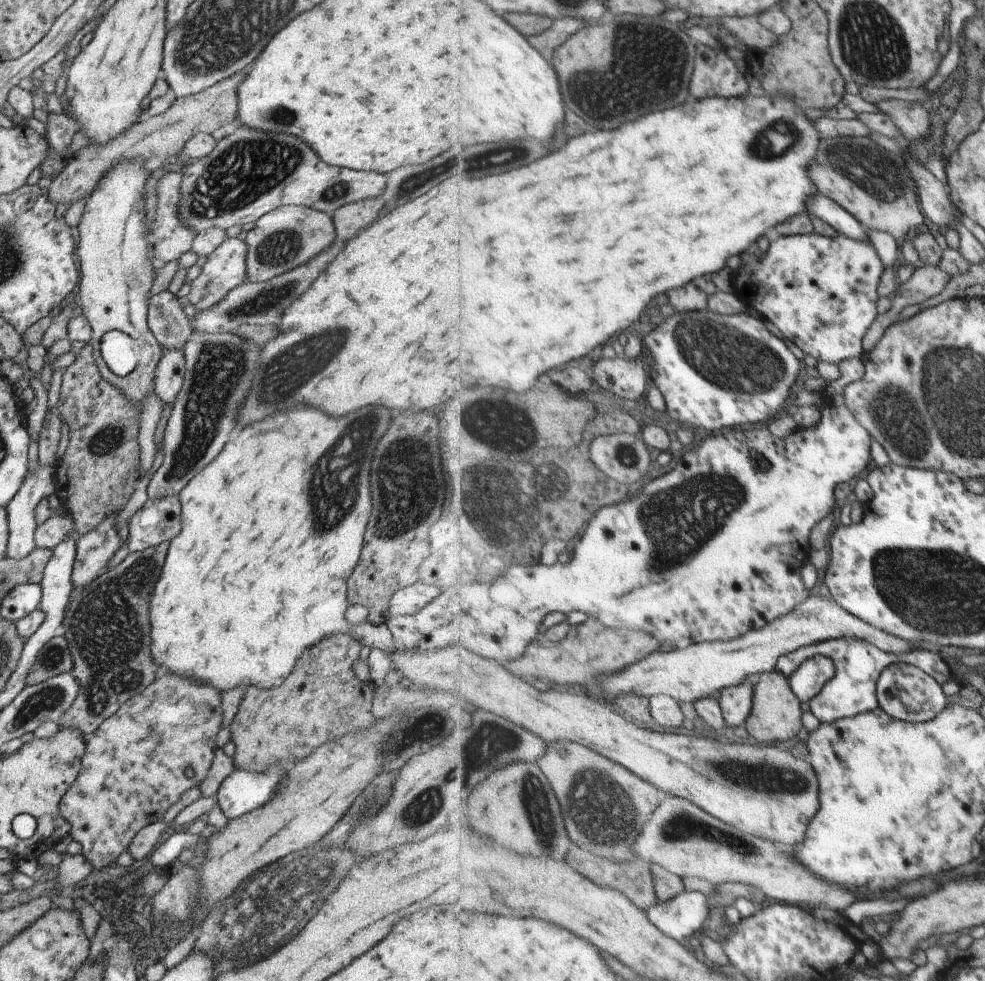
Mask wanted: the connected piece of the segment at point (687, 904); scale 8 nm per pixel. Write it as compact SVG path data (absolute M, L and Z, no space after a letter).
M684 892L674 900L647 911L648 918L679 942L695 943L702 924L710 918L710 898L702 892Z

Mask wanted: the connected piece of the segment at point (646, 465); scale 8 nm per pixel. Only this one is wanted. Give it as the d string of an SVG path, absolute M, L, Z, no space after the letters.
M636 433L599 436L591 452L597 466L620 482L640 482L652 468L650 448Z

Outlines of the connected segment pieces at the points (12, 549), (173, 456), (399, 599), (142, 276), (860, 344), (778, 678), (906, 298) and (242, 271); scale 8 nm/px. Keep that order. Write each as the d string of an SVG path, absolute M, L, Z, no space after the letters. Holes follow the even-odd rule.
M38 463L36 468L28 469L24 477L23 485L14 495L14 498L5 506L8 513L9 535L7 544L7 556L16 560L27 557L35 548L34 531L36 505L42 500L54 494L57 489L55 479L55 466Z
M192 333L185 342L185 373L163 437L164 461L153 474L148 500L177 496L226 446L239 402L252 384L260 346L232 333Z
M408 586L398 588L392 594L392 600L389 600L389 616L404 616L416 614L420 612L424 606L430 604L434 600L434 592L432 590L424 590L424 588L414 588Z
M125 161L116 167L113 167L101 183L95 187L91 195L87 198L84 214L77 226L80 232L80 242L78 242L77 258L80 264L80 304L82 304L83 313L86 315L90 326L92 327L92 336L90 344L95 352L100 374L110 384L116 385L138 408L139 413L142 412L143 398L150 390L154 389L154 377L156 365L161 355L161 346L156 340L154 334L150 330L147 323L147 308L149 298L151 297L149 290L152 281L156 277L156 264L150 258L150 231L145 226L145 210L143 209L143 194L148 175L151 171L144 167L143 161ZM110 331L120 331L131 336L139 347L141 352L141 360L138 361L136 368L128 376L118 376L114 374L106 361L100 354L100 343L104 334Z
M820 234L808 235L788 235L779 236L774 235L774 241L771 243L771 248L766 254L758 254L755 248L744 255L742 254L743 264L740 266L738 272L738 288L734 290L740 297L747 300L747 304L755 309L766 320L773 321L775 325L781 330L783 336L793 341L803 352L807 355L816 357L819 361L830 362L841 365L845 360L851 358L865 358L867 353L864 350L864 338L868 334L868 330L872 328L872 324L878 318L878 300L881 294L879 288L887 268L884 268L884 260L880 256L880 252L876 250L876 246L871 244L870 241L860 242L854 240L846 235L840 234L837 238L828 238L827 236L820 236Z
M777 670L758 676L755 685L754 709L747 721L747 729L751 736L760 743L771 742L772 739L786 741L802 737L805 734L804 704L792 689L791 678Z
M924 266L915 271L912 277L902 283L894 302L902 312L910 304L919 304L938 296L946 290L952 275L940 266Z
M240 238L226 239L207 257L202 273L191 282L191 290L186 297L196 311L205 311L215 307L233 288L247 280L247 244Z

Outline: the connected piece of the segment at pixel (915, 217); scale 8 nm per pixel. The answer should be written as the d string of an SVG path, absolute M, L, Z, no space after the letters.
M834 137L824 139L819 146L817 161L811 164L809 174L820 193L836 200L850 210L866 228L888 232L899 244L924 229L924 222L929 214L924 210L924 203L919 195L917 180L913 177L905 158L897 152L881 147L870 137Z

